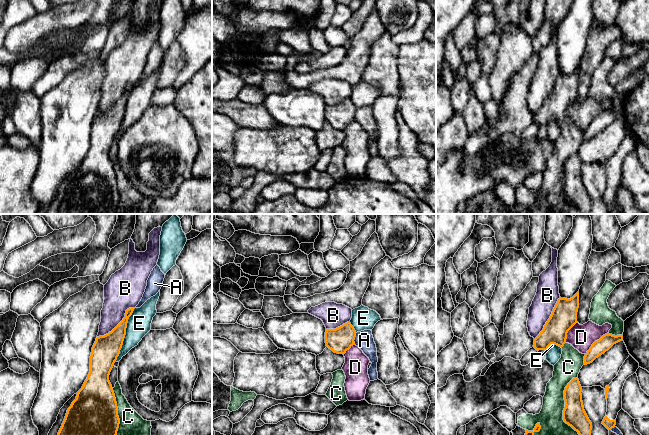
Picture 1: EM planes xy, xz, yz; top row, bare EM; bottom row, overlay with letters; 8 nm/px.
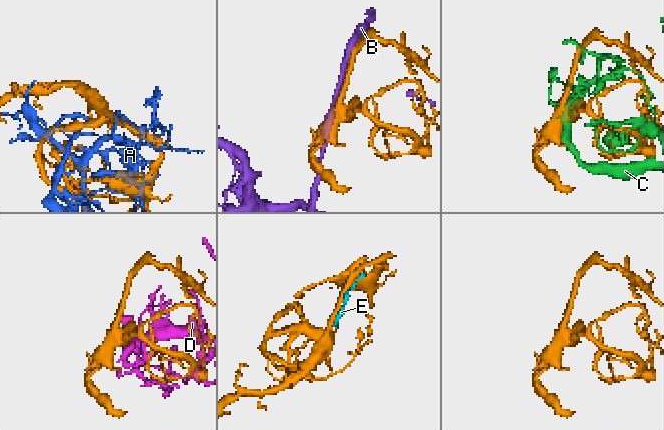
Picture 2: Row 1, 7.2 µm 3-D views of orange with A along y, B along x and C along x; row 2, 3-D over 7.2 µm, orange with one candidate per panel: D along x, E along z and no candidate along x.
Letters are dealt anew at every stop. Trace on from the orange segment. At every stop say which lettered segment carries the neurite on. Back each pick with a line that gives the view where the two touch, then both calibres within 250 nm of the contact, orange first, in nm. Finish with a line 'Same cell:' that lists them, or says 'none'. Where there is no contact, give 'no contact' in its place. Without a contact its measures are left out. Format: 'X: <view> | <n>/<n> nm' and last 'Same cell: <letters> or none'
Same cell: none

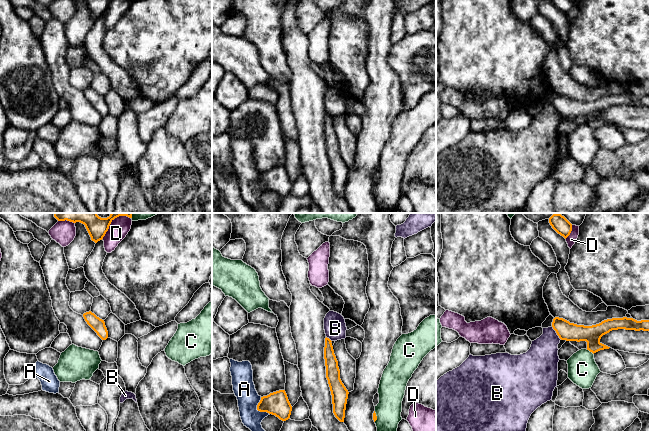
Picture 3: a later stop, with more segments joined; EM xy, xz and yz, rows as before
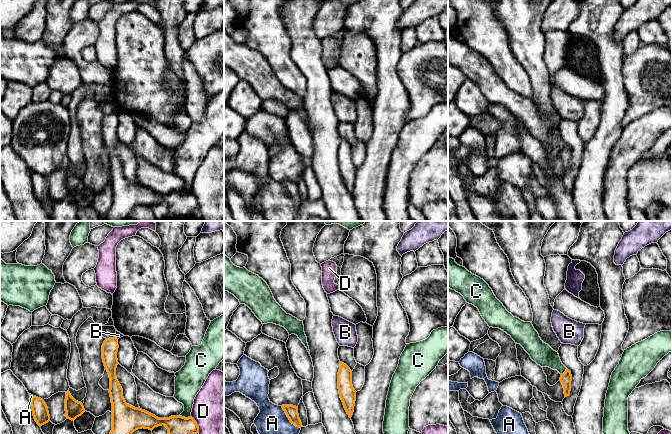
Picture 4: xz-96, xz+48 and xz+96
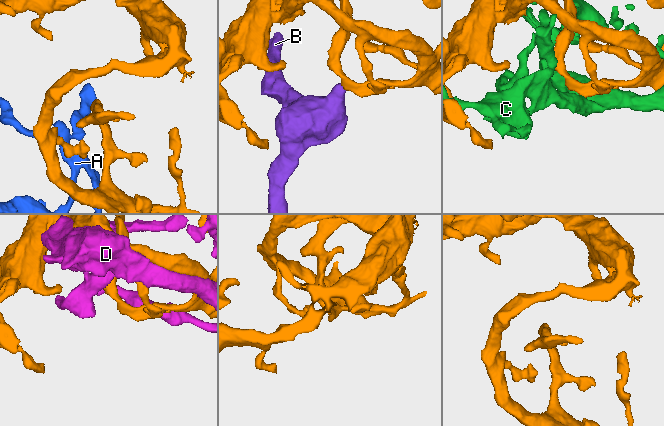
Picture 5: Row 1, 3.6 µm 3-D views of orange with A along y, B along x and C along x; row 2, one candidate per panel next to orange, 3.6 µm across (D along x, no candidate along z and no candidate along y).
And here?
Same cell: none

